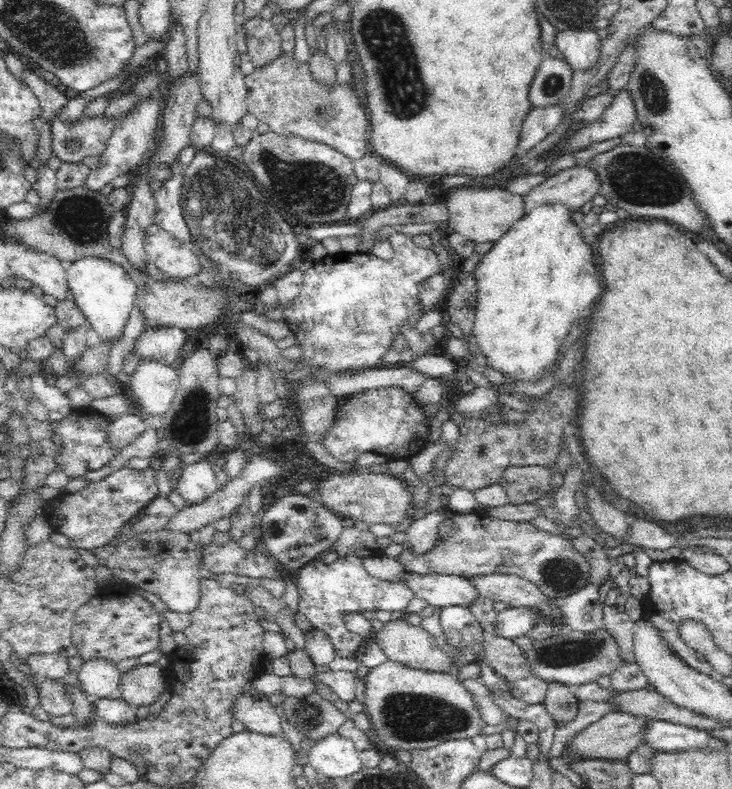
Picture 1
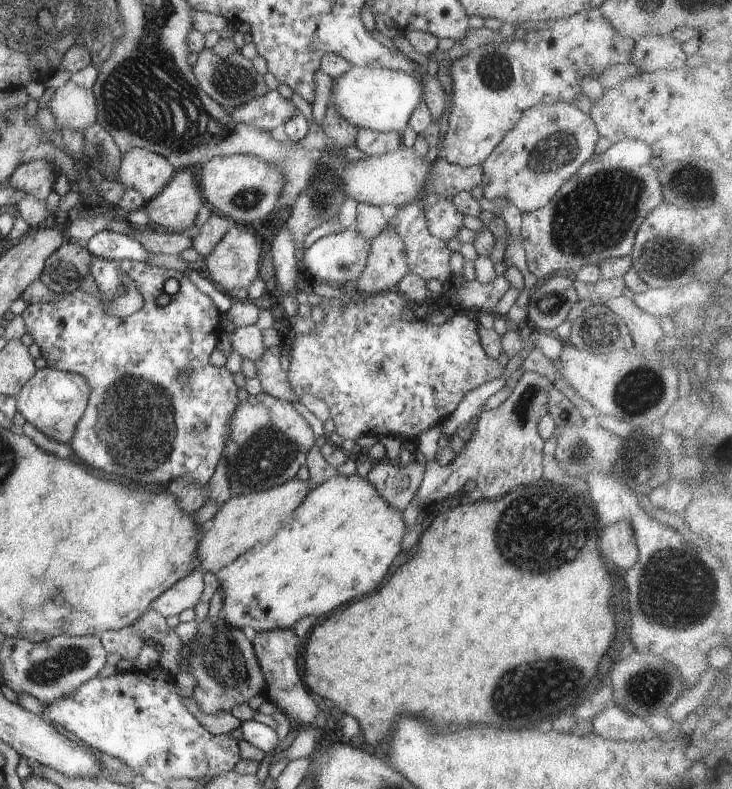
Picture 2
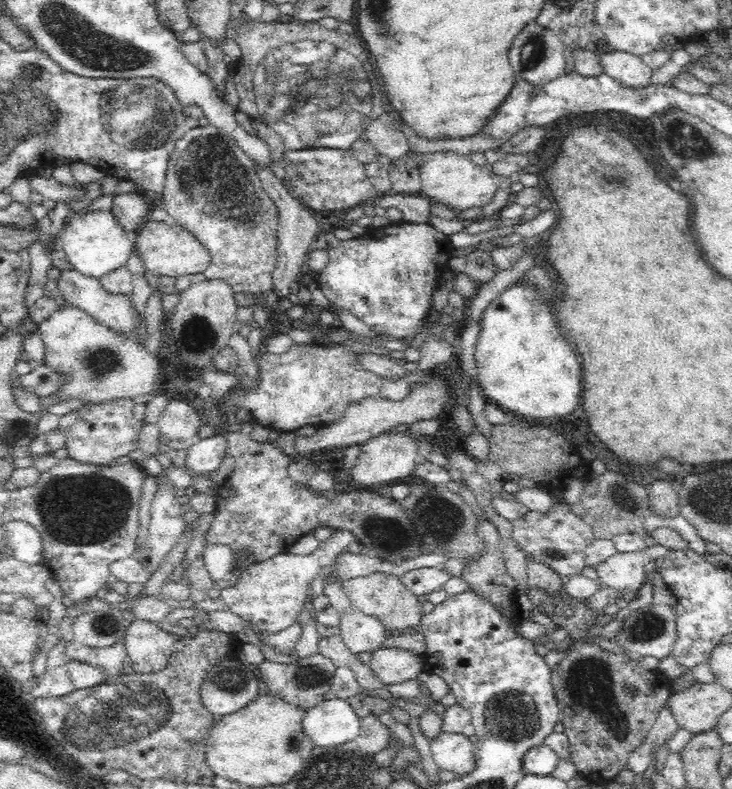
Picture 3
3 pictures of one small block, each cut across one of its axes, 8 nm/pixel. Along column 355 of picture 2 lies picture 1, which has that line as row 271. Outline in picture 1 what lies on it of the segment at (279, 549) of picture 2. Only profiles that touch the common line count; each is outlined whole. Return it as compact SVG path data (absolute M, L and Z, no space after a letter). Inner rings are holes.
M562 202L556 204L542 204L538 208L534 208L526 213L520 220L514 221L510 228L504 233L502 238L499 238L491 249L483 256L482 261L478 264L474 277L476 277L477 284L477 298L474 309L476 311L474 326L472 333L478 344L478 348L482 354L487 358L486 364L493 369L499 370L504 376L516 378L521 382L522 380L536 381L540 379L542 374L546 374L558 354L558 348L562 346L562 342L566 340L566 336L570 334L570 328L576 318L582 318L582 312L586 308L590 308L598 296L602 294L602 284L600 284L600 274L596 270L594 264L594 252L592 246L582 239L580 227L570 219L570 209Z

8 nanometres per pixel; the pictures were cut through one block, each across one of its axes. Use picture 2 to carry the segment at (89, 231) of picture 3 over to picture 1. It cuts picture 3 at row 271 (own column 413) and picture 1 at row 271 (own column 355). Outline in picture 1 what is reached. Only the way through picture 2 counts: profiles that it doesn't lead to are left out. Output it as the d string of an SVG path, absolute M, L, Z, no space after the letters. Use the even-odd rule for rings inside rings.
M80 258L77 262L66 264L66 270L68 287L77 308L84 313L100 342L115 345L122 338L122 332L135 305L136 283L124 268L105 258Z

